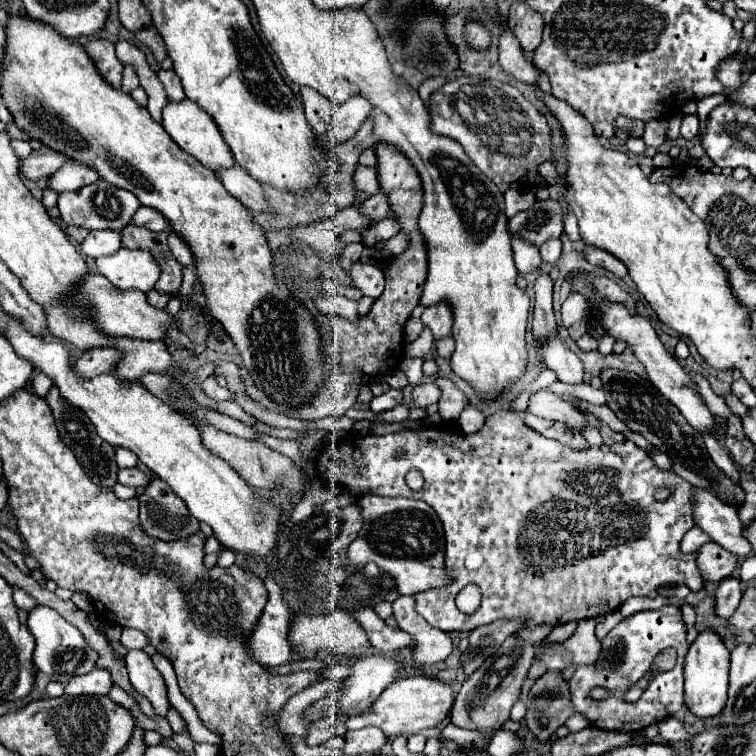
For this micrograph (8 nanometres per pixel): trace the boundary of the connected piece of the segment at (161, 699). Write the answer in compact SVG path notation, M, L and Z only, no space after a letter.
M129 651L125 659L131 685L151 701L157 715L165 717L169 711L167 685L159 669L153 665L151 657L145 651Z

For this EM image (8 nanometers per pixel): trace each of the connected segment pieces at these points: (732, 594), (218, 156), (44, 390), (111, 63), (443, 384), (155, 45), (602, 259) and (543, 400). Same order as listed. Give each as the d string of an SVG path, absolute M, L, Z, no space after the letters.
M739 581L719 583L719 587L715 589L715 615L719 615L721 619L729 619L737 609L741 597L743 593L741 593Z
M183 99L181 103L167 103L167 107L163 109L163 127L173 137L173 141L185 153L195 157L203 167L207 167L215 173L221 169L233 167L233 163L235 163L233 153L229 151L227 143L223 141L217 125L213 125L213 119L205 111L201 111L201 107L197 107L193 101Z
M39 373L37 379L33 381L33 391L35 391L39 397L47 397L47 393L49 393L51 387L53 387L53 381L51 381L47 375L43 375L43 373Z
M93 39L87 43L87 55L97 67L99 75L115 89L121 89L121 75L123 75L123 63L115 55L115 45L105 39Z
M437 377L437 385L441 387L443 395L439 399L439 413L443 417L443 421L457 421L461 411L467 407L469 399L463 395L461 389L457 389L449 379L445 377Z
M151 25L151 27L147 27L147 29L137 31L137 33L135 33L135 37L137 37L143 45L147 45L147 47L153 51L153 55L155 55L155 59L157 59L158 64L161 64L161 61L167 57L163 37L159 35L159 31L157 31L153 25Z
M585 245L585 247L583 247L583 257L585 257L591 265L599 265L599 267L611 271L611 273L617 275L617 277L623 277L623 279L627 277L627 267L625 267L615 255L611 255L611 253L605 251L605 249Z
M539 391L537 395L531 397L527 411L531 411L537 417L551 419L551 421L561 421L573 431L583 431L589 427L589 419L585 413L577 407L577 403L563 401L559 395L551 391Z

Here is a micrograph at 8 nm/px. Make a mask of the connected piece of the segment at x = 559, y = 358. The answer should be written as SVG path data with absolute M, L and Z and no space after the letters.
M559 333L551 335L541 343L541 355L547 369L553 369L563 383L583 383L583 363L579 357L567 347L567 343L559 337Z

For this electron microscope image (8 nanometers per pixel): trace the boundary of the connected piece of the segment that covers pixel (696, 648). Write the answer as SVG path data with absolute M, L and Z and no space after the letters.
M703 631L689 647L685 657L685 705L689 711L701 719L715 717L723 711L727 703L727 685L729 685L729 651L721 643L719 635L713 631Z

